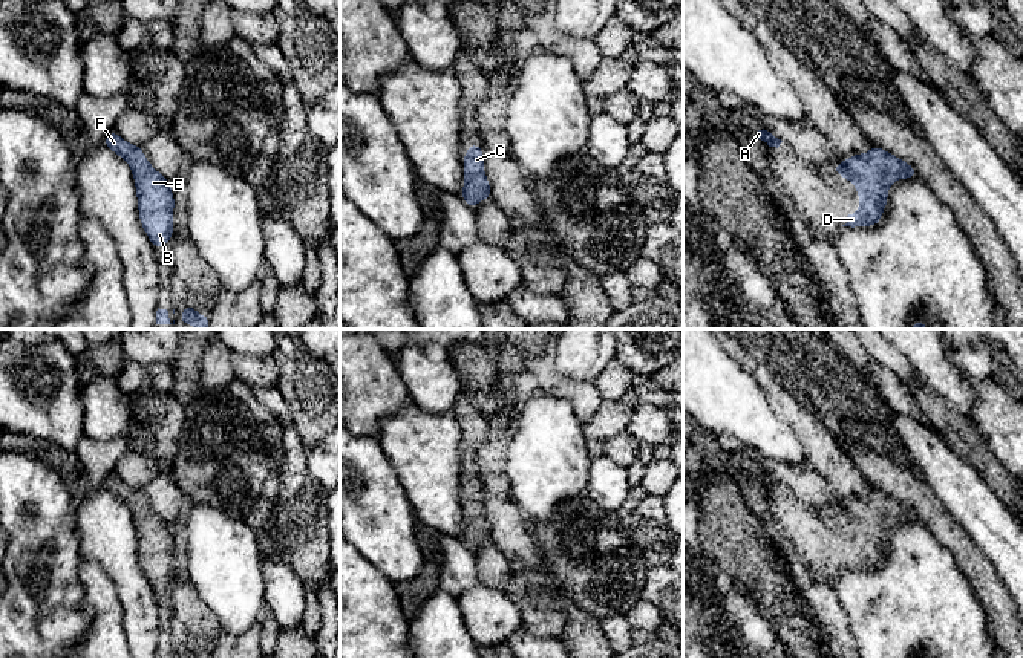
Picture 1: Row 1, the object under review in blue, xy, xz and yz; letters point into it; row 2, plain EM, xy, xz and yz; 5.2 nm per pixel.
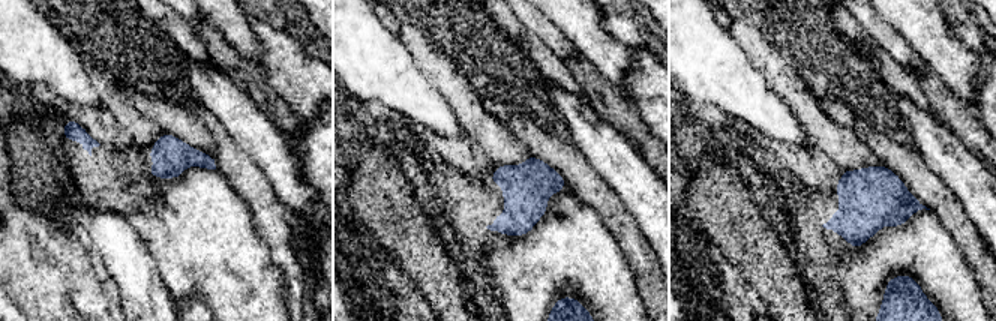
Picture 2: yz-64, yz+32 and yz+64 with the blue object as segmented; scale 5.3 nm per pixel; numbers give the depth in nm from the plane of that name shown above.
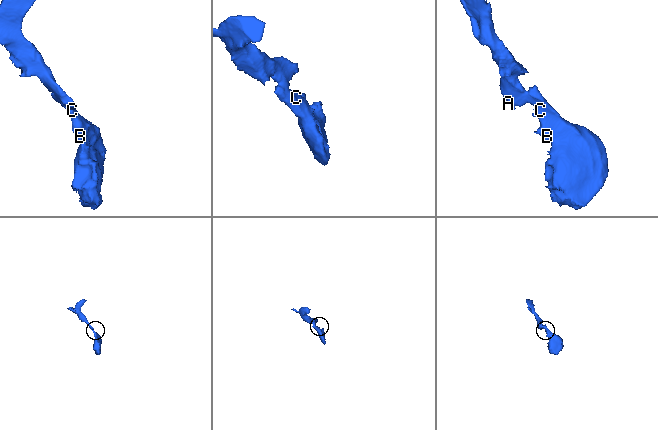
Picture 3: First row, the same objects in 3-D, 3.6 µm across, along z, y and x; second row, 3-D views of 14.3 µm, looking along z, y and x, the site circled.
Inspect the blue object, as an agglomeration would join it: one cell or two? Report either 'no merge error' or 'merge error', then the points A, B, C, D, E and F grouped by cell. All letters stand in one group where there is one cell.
no merge error; groups A B C D E F

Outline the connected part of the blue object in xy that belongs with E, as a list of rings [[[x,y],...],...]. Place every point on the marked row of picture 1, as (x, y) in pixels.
[[[116,132],[106,135],[104,145],[129,164],[136,185],[141,225],[155,249],[165,246],[175,230],[175,196],[168,179],[152,167],[142,147],[129,144]]]

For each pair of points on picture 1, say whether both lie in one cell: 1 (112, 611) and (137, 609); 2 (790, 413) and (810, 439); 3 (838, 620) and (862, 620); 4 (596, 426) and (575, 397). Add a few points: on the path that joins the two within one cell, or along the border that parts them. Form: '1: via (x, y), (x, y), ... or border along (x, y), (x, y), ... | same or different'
1: border along (109, 577), (123, 611), (123, 632), (127, 641) | different
2: via (797, 420), (810, 433) | same
3: border along (833, 588), (856, 641) | different
4: border along (602, 401), (584, 424) | different

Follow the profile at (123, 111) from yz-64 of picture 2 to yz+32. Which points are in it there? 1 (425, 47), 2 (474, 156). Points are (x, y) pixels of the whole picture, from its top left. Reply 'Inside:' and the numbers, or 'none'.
Inside: 1

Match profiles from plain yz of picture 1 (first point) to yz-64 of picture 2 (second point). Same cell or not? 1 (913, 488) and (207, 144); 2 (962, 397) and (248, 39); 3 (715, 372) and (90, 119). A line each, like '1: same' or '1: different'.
1: same
2: same
3: different

